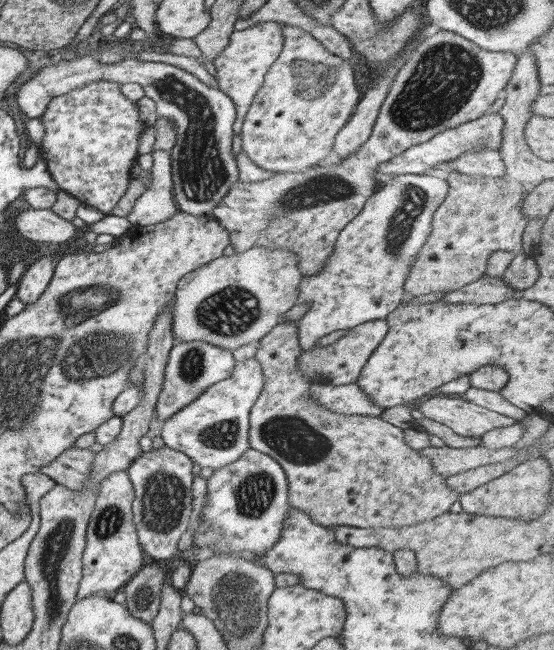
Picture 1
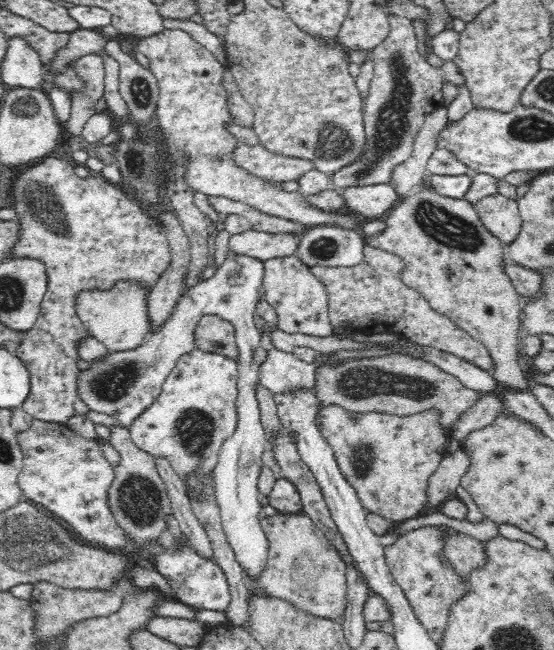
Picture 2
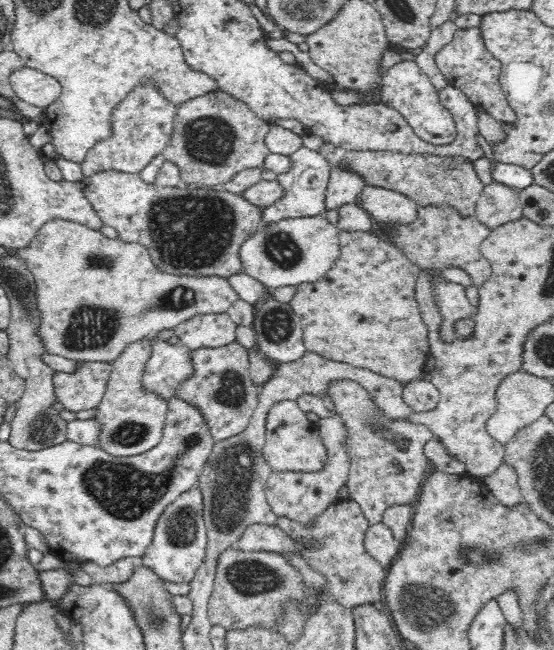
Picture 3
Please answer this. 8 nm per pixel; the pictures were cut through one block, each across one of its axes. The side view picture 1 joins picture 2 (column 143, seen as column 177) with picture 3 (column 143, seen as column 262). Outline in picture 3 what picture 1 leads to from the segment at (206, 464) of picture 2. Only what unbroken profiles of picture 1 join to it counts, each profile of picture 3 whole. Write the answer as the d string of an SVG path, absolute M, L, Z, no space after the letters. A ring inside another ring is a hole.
M166 341L154 343L152 355L145 364L143 386L157 392L162 398L176 396L174 388L188 376L192 376L191 350L183 344L172 346Z

